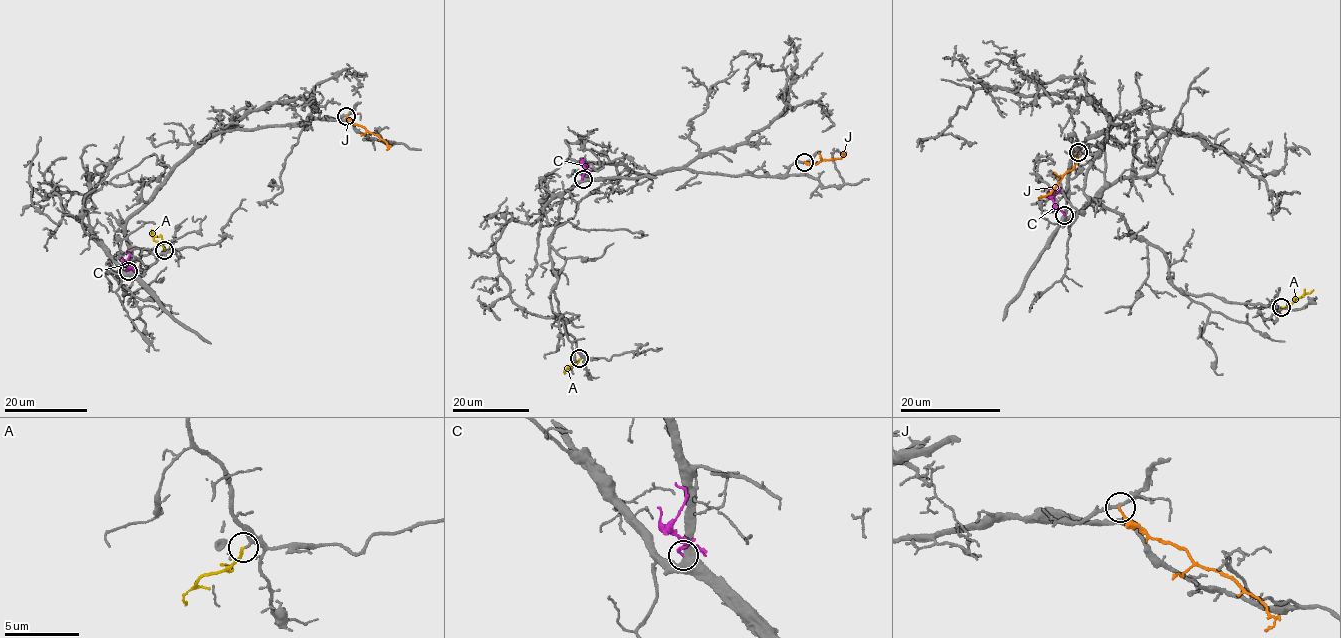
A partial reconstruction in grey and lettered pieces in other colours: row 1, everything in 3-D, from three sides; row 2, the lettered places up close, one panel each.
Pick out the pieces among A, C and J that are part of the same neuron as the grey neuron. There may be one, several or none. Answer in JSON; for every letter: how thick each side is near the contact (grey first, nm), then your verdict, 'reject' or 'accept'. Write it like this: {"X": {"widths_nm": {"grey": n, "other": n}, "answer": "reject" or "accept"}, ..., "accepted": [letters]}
{"A": {"widths_nm": {"grey": 260, "other": 170}, "answer": "accept"}, "C": {"widths_nm": {"grey": 550, "other": 160}, "answer": "reject"}, "J": {"widths_nm": {"grey": 240, "other": 180}, "answer": "reject"}, "accepted": ["A"]}

